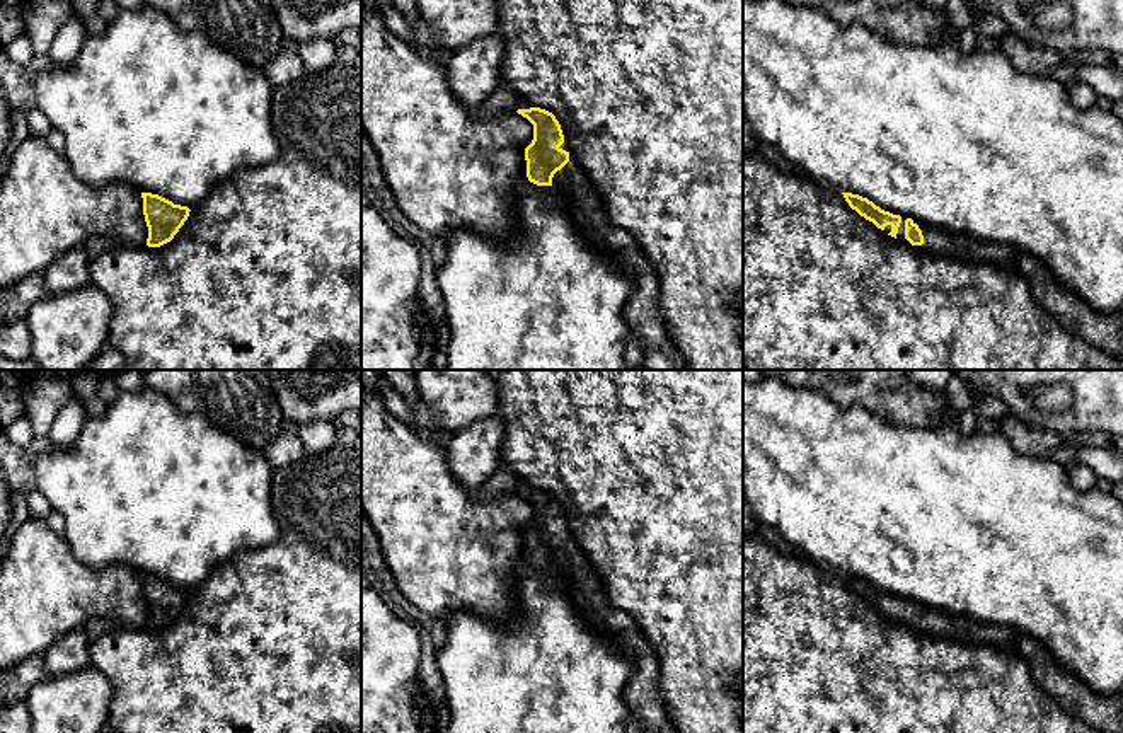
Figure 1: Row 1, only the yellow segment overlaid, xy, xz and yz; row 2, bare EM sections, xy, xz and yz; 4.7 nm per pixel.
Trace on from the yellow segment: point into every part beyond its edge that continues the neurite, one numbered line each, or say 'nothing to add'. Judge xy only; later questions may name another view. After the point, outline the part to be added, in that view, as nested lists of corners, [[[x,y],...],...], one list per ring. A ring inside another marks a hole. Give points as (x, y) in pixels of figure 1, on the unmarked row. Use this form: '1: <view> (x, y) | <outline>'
nothing to add

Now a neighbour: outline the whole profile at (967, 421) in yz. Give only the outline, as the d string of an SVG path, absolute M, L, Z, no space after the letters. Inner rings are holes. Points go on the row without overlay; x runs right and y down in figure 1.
M762 370L796 389L809 389L842 407L864 406L907 426L936 428L954 421L963 435L976 430L973 409L951 411L942 390L932 392L907 370Z

